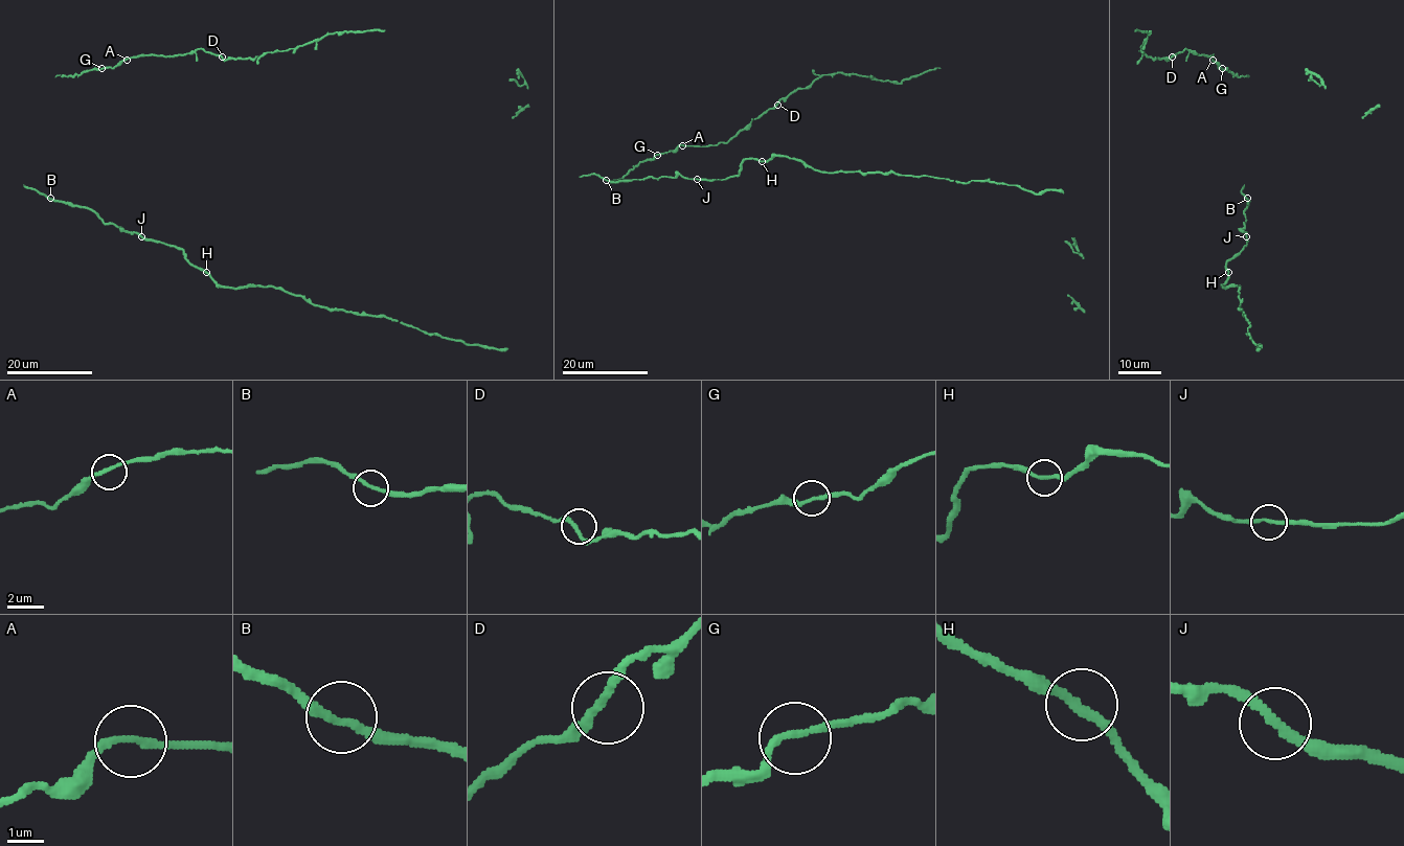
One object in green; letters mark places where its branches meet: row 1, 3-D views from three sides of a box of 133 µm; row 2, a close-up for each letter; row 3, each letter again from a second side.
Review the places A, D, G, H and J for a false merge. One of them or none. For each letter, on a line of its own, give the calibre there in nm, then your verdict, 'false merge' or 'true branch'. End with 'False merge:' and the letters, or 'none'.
A: 180 nm thick; true branch
D: 200 nm thick; true branch
G: 190 nm thick; true branch
H: 200 nm thick; true branch
J: 200 nm thick; true branch
False merge: none

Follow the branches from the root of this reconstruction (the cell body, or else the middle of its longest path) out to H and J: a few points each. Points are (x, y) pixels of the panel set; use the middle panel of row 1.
H: (596, 175), (610, 181), (675, 177), (679, 174), (688, 178), (725, 179), (739, 174), (745, 159), (762, 161)
J: (596, 175), (610, 181), (675, 177), (679, 174), (697, 179)

